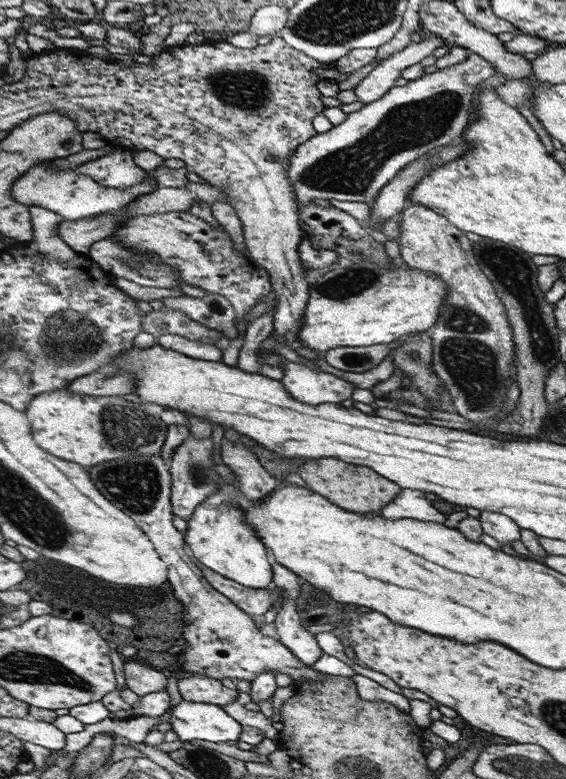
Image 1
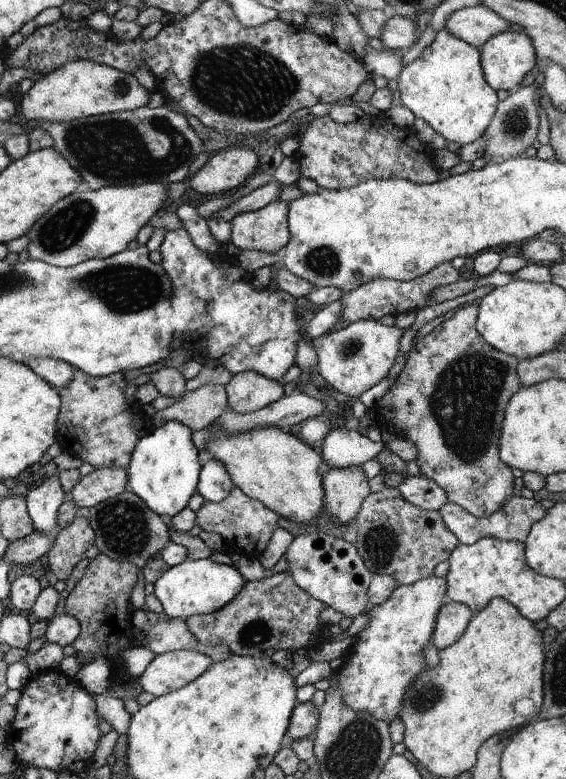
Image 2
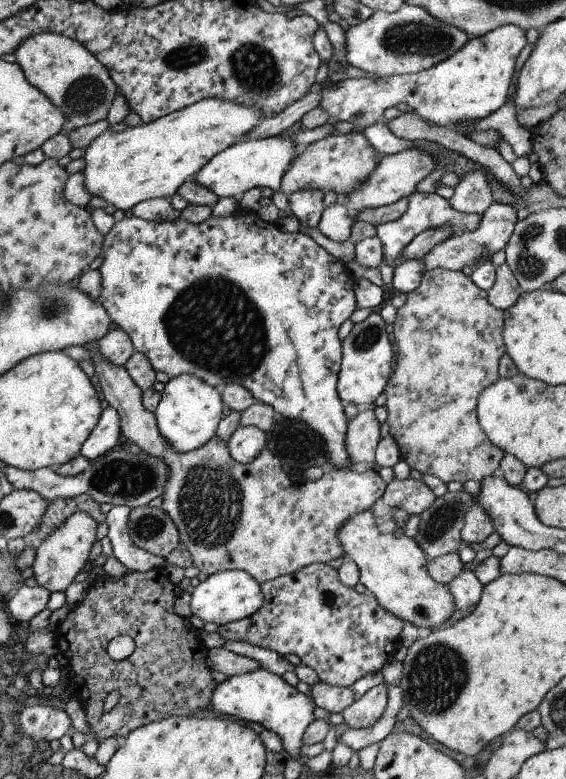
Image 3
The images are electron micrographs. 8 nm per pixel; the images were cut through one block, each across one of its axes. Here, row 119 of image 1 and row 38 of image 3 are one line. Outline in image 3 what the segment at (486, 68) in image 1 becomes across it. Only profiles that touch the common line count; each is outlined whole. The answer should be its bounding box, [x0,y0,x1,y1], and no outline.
[344,4,470,78]

